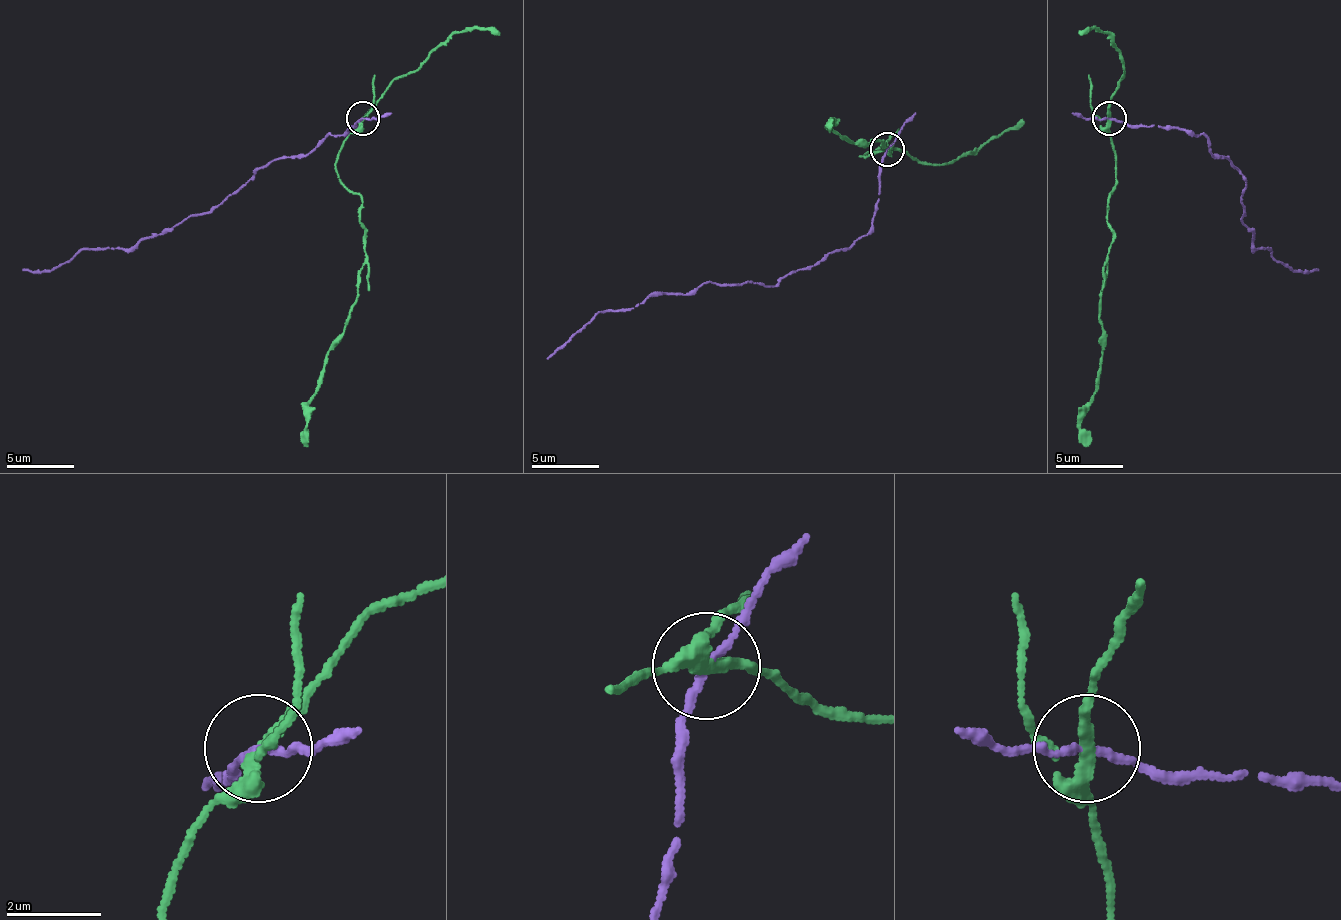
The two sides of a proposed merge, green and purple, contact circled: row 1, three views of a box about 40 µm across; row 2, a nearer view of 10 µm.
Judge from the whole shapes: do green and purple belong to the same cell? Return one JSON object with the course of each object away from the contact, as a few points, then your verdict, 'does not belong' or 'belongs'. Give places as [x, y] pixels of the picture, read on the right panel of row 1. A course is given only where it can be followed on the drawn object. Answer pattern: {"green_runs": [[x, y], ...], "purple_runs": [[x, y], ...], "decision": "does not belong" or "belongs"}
{"green_runs": [[1110, 119], [1116, 176], [1106, 197], [1106, 224], [1113, 230], [1100, 305], [1103, 356], [1079, 426], [1089, 447]], "purple_runs": [[1110, 119], [1208, 139], [1214, 156], [1245, 180], [1241, 217], [1252, 244], [1292, 271], [1319, 268]], "decision": "does not belong"}

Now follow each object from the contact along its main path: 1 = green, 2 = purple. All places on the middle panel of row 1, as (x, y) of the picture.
1: (888, 150), (861, 157), (884, 147), (888, 154), (888, 147), (881, 140), (854, 143), (830, 120), (827, 130)
2: (888, 150), (874, 225), (847, 248), (773, 285), (709, 282), (597, 312), (546, 360)

